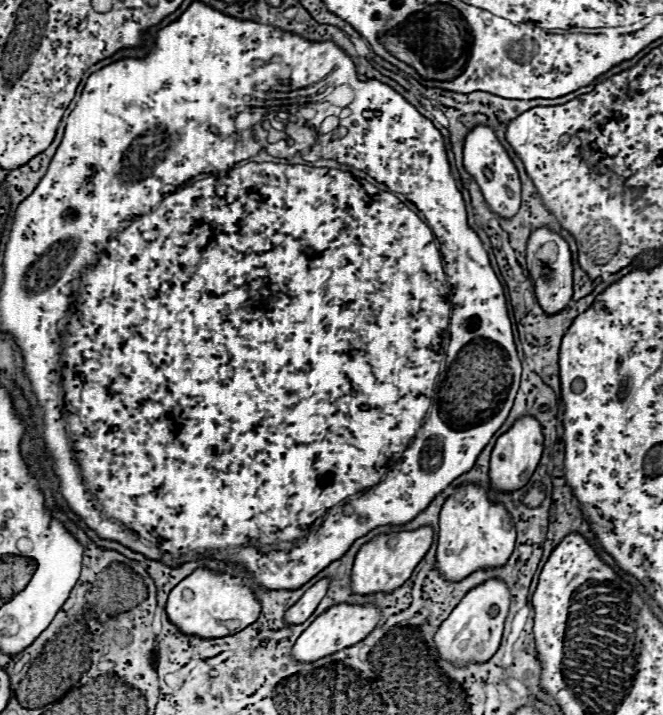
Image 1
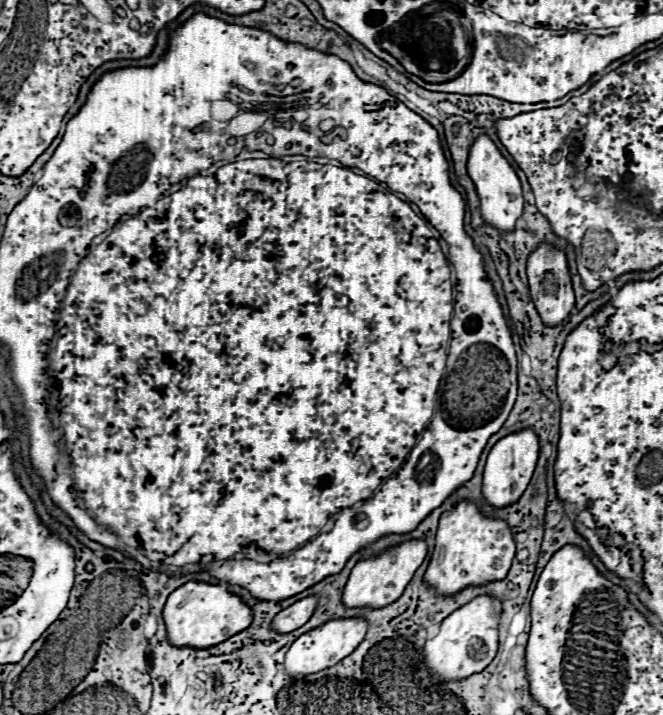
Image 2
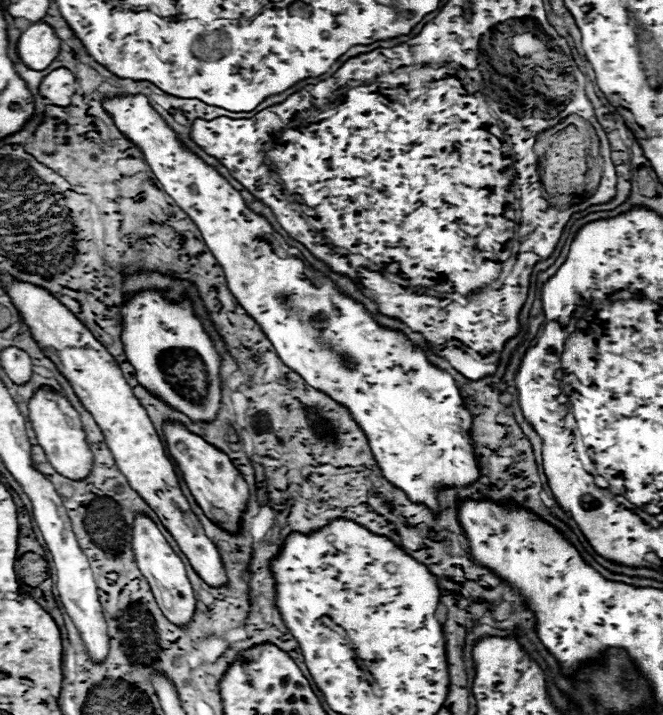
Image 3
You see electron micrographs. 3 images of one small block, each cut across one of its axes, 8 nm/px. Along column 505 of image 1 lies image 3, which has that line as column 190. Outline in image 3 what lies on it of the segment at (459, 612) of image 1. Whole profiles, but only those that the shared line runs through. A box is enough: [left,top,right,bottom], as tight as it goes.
[132,516,196,626]

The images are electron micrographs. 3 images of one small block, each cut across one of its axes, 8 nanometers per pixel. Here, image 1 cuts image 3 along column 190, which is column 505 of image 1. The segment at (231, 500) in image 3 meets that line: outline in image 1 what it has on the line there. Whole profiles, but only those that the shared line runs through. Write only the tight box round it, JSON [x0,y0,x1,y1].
[488,416,544,494]

